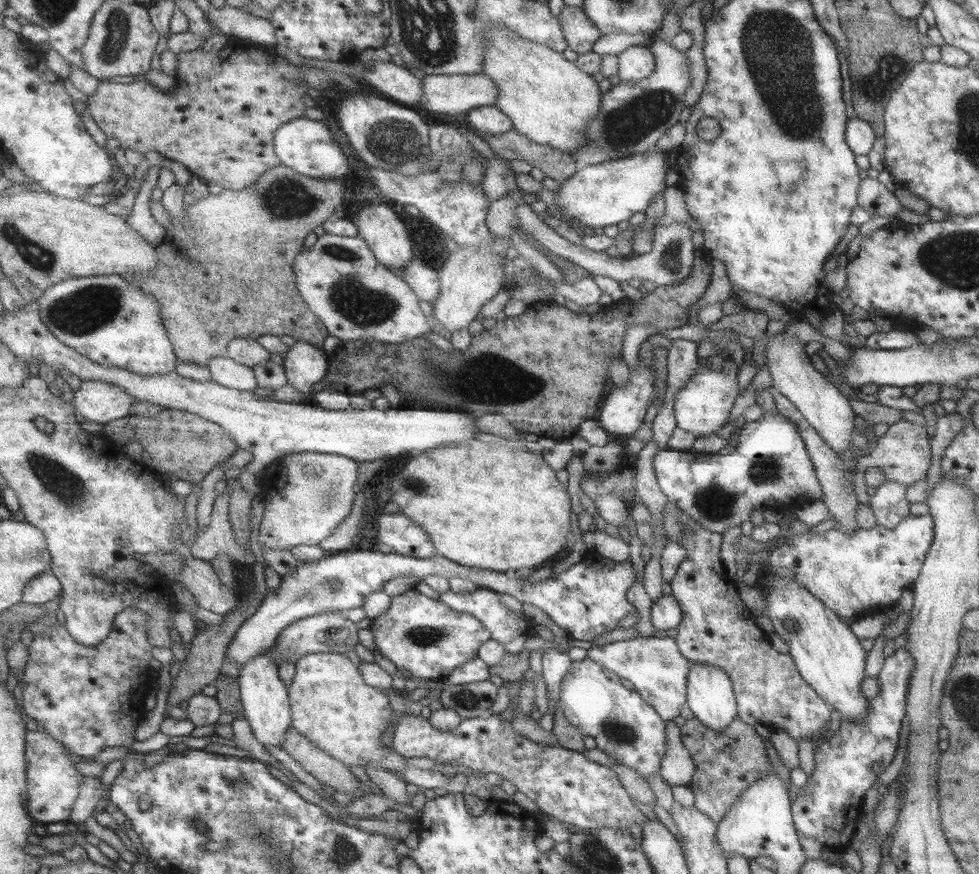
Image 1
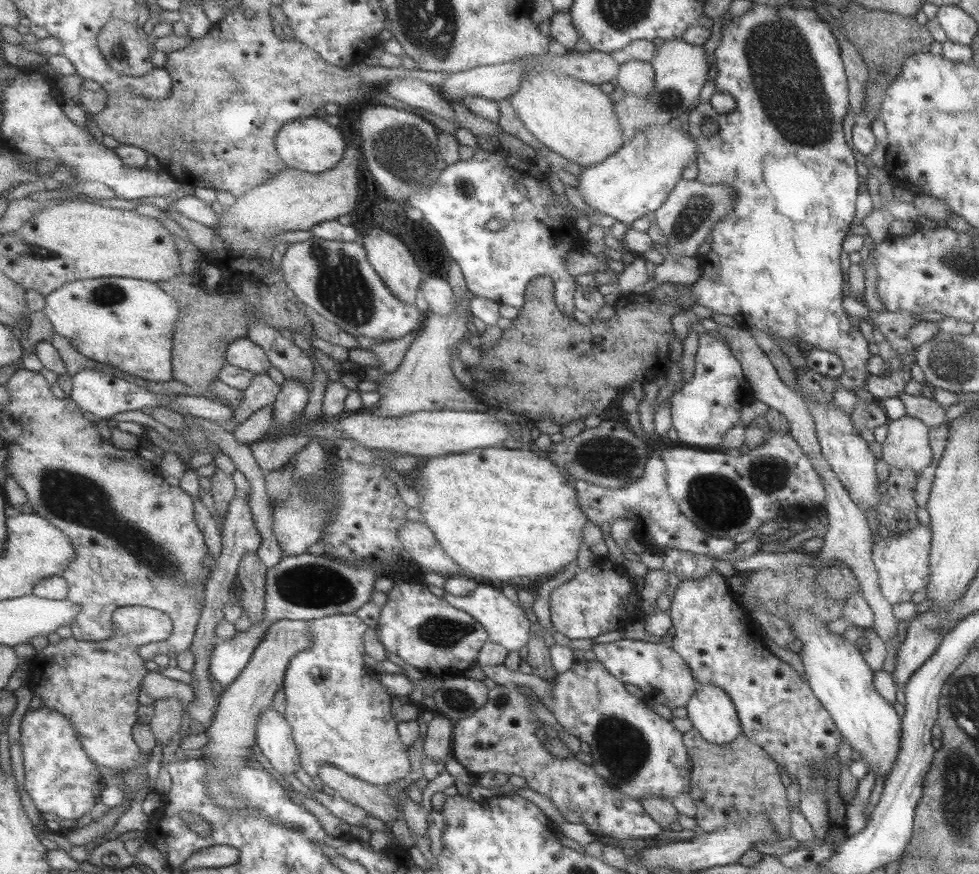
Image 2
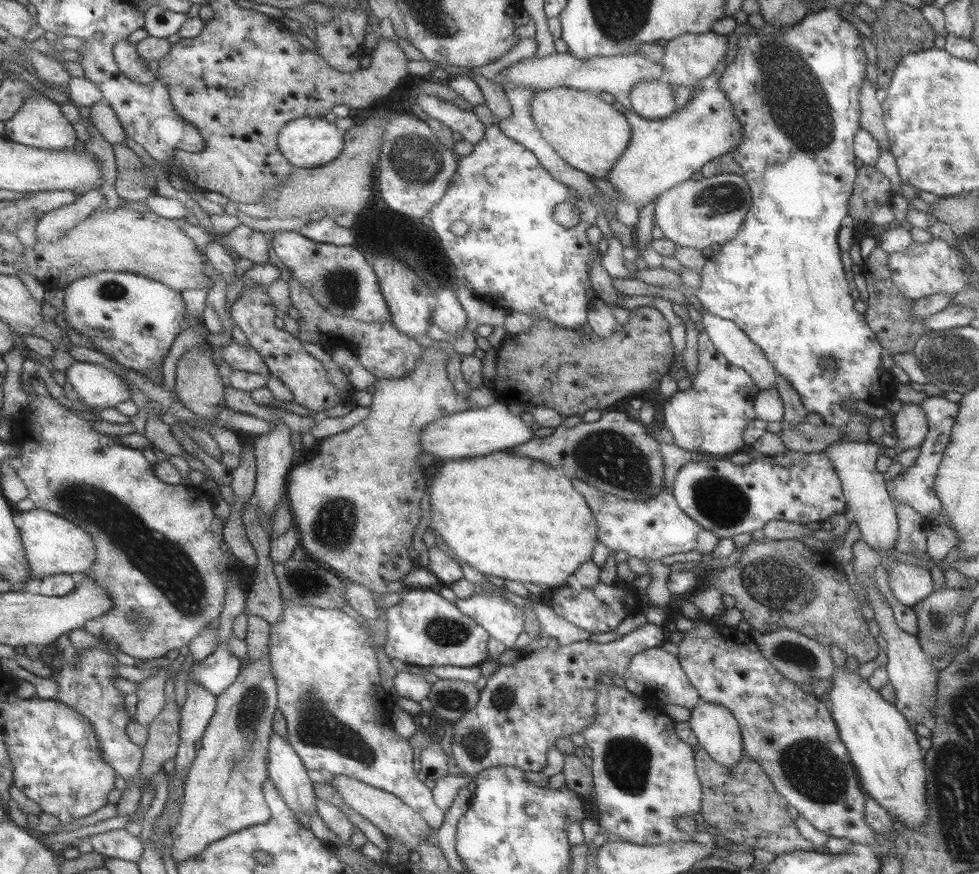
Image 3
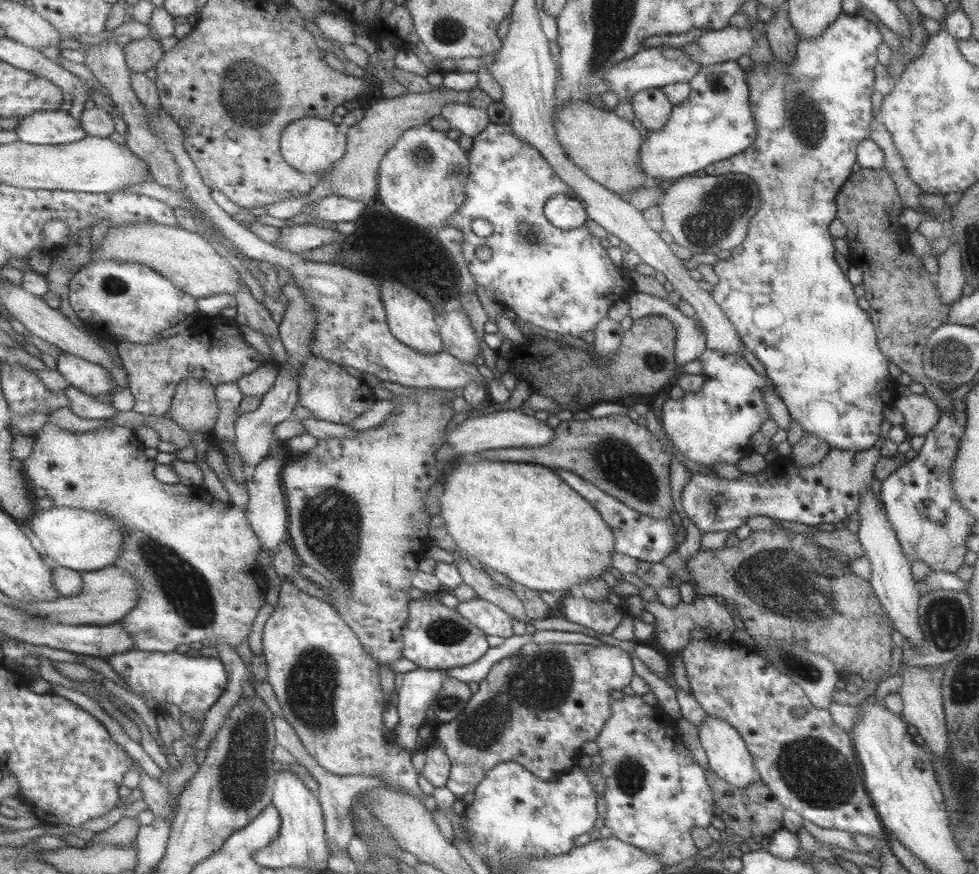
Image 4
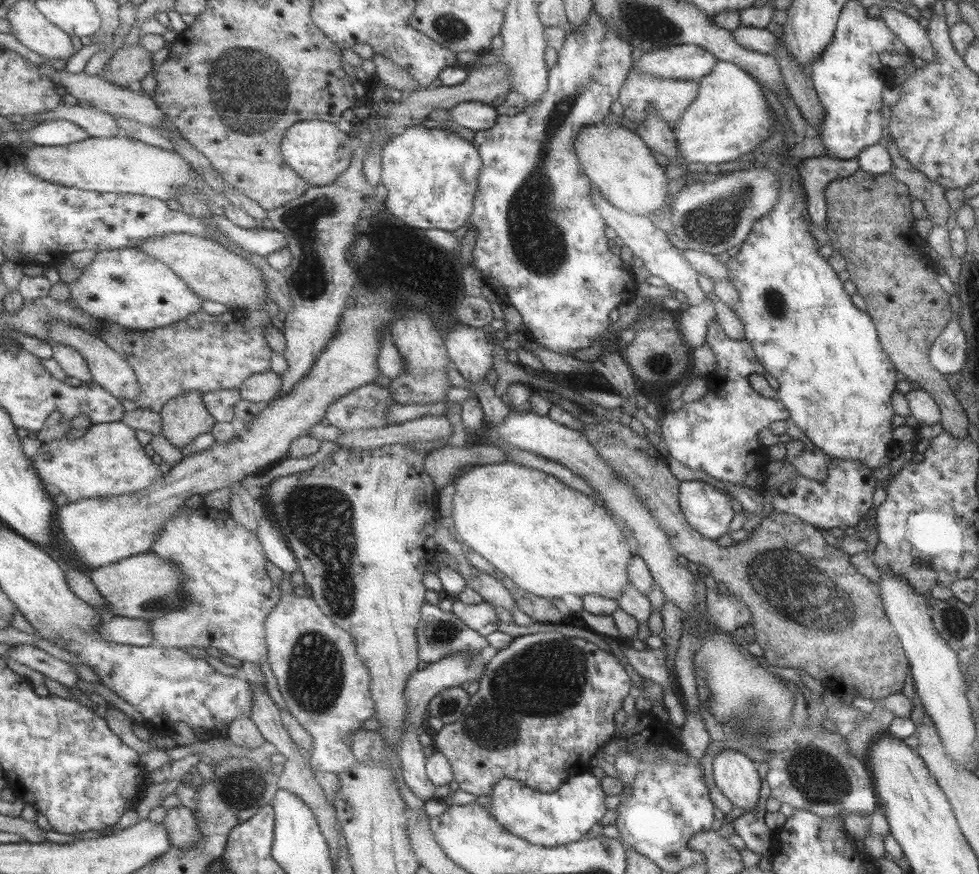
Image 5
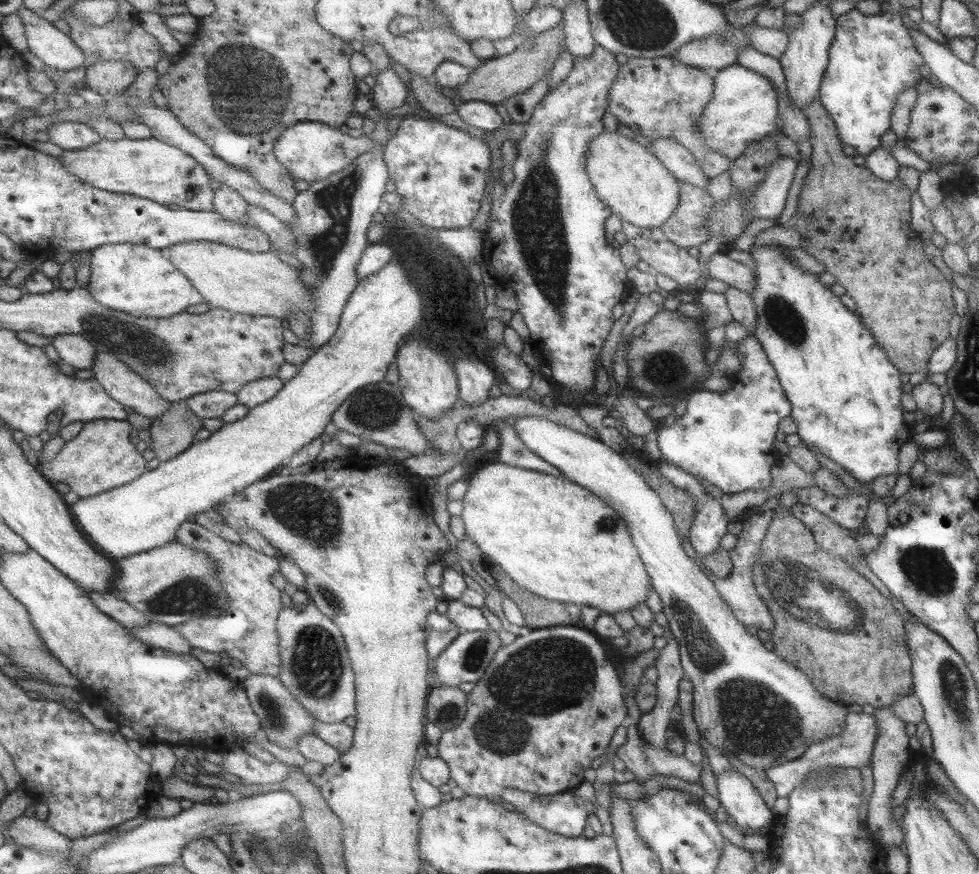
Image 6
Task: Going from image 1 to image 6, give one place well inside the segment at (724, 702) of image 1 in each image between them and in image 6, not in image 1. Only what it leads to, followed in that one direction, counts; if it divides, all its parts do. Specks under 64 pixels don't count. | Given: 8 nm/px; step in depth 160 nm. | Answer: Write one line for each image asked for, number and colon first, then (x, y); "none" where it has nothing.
2: (711, 713)
3: (716, 730)
4: (728, 758)
5: (736, 776)
6: (741, 801)

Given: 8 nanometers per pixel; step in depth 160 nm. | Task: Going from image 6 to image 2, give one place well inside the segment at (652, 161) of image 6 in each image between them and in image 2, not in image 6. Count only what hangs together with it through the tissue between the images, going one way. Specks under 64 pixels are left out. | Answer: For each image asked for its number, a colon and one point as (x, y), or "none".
2: (576, 120)
3: (589, 135)
4: (606, 147)
5: (616, 160)

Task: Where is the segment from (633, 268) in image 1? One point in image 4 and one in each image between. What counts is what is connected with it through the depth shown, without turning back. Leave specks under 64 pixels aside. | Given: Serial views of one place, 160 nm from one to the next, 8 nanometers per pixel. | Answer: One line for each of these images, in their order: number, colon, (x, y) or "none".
2: (686, 216)
3: (696, 214)
4: (705, 214)

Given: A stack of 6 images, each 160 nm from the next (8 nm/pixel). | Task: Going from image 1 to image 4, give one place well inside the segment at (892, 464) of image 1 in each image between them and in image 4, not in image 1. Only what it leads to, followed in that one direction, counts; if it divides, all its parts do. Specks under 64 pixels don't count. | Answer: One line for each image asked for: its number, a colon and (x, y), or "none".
2: (906, 445)
3: (910, 426)
4: (920, 413)

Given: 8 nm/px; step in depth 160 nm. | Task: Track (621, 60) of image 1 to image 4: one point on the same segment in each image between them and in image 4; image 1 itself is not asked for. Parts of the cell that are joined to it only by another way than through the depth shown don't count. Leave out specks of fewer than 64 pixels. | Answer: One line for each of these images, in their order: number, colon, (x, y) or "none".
2: (636, 78)
3: (651, 99)
4: (651, 108)

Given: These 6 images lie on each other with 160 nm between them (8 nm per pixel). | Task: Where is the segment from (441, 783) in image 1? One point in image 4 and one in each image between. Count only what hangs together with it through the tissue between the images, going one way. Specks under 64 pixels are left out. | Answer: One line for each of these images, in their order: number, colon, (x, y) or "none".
2: (340, 713)
3: (339, 716)
4: (330, 689)

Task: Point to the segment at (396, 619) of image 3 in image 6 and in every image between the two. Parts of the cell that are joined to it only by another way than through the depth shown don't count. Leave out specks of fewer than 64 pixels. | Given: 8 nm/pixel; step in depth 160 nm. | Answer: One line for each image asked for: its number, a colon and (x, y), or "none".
4: (434, 637)
5: (440, 633)
6: (441, 631)

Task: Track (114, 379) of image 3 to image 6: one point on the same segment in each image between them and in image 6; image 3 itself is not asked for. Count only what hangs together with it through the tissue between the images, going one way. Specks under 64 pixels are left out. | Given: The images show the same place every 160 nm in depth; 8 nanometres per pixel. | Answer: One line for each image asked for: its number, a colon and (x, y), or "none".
4: (92, 378)
5: (74, 364)
6: (77, 350)

